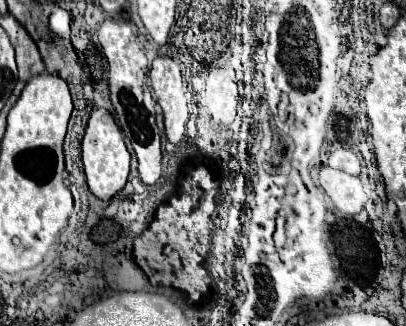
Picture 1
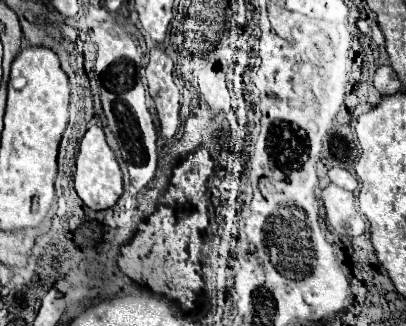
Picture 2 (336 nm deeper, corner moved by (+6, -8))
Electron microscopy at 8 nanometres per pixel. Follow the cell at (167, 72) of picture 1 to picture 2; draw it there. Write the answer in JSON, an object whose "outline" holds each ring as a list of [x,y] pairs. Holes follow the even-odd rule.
{"outline":[[[150,50],[146,80],[150,88],[150,96],[156,102],[156,112],[160,118],[160,128],[166,138],[172,138],[180,126],[180,108],[182,93],[172,78],[172,60],[164,54],[164,50]]]}

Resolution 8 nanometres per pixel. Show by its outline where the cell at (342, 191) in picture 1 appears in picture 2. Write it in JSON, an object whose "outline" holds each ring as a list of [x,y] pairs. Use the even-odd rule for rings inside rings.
{"outline":[[[330,184],[322,190],[322,200],[326,206],[326,218],[334,232],[350,238],[364,234],[364,218],[356,208],[352,192]]]}

